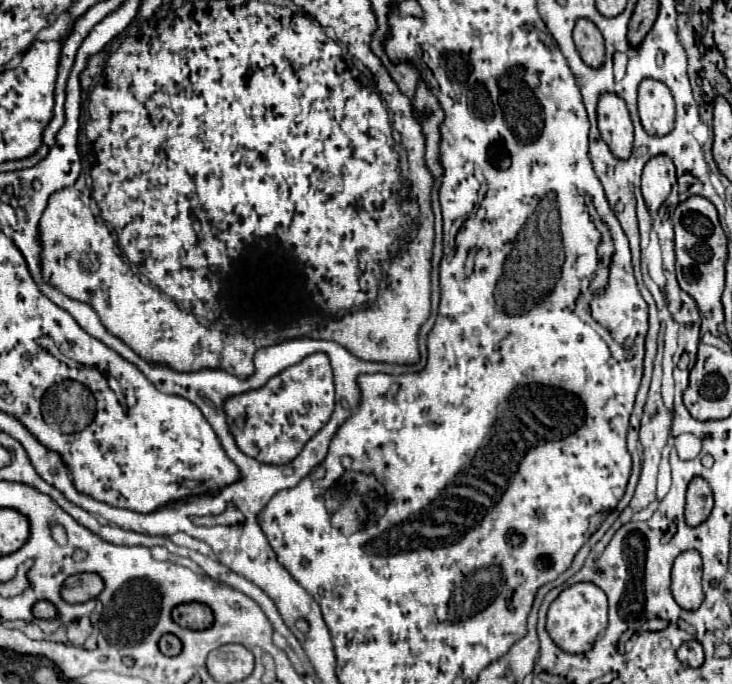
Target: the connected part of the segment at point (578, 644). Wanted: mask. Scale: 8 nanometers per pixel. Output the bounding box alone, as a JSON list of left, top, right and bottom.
[547,582,607,654]

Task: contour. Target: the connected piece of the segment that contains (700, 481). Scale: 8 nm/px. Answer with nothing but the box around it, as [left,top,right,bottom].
[685,476,713,526]

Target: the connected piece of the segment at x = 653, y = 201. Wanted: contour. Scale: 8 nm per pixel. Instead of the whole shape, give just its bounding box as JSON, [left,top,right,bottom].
[641,156,677,212]

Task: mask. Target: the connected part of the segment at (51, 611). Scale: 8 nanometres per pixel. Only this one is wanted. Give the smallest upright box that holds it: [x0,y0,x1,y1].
[33,600,57,620]

